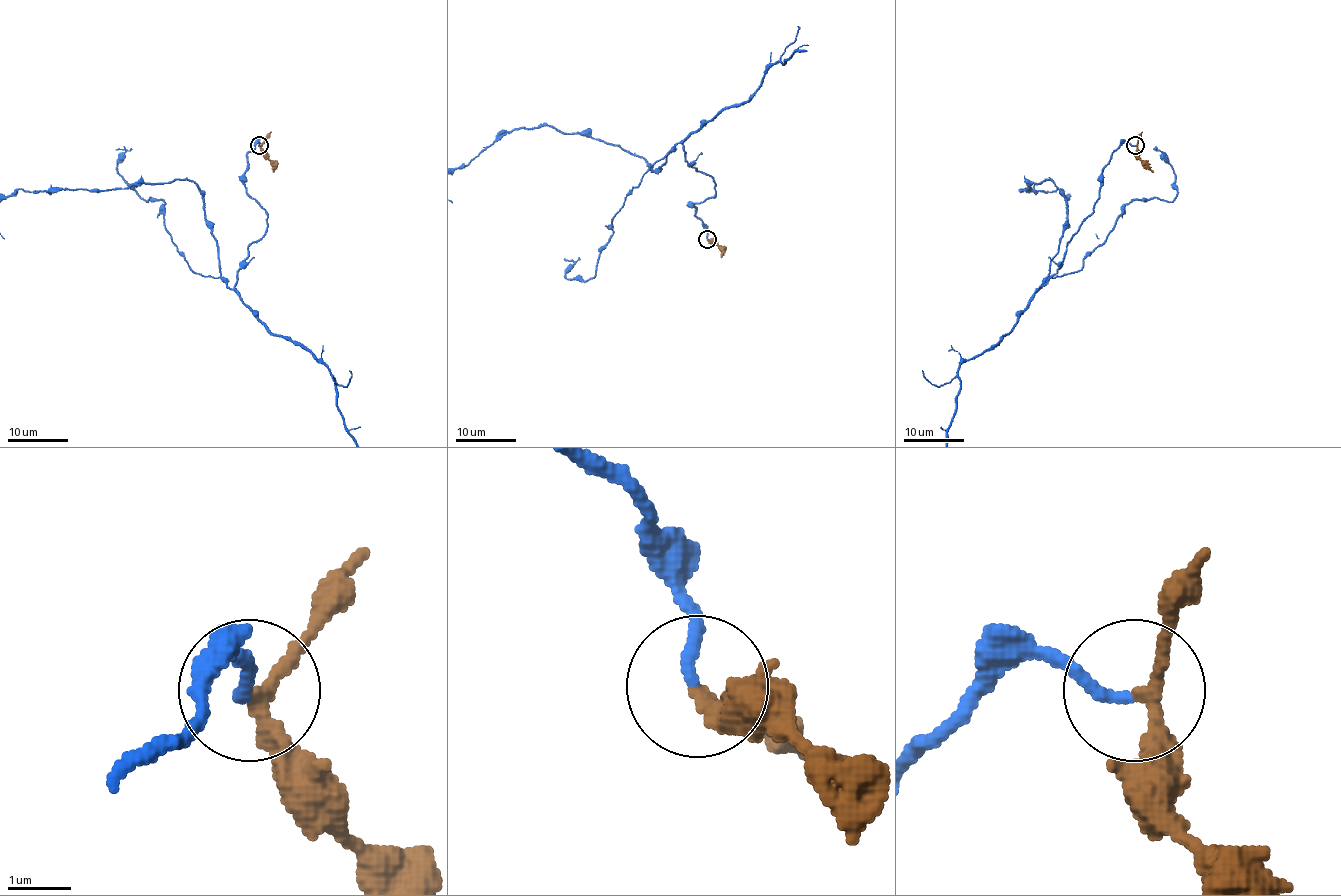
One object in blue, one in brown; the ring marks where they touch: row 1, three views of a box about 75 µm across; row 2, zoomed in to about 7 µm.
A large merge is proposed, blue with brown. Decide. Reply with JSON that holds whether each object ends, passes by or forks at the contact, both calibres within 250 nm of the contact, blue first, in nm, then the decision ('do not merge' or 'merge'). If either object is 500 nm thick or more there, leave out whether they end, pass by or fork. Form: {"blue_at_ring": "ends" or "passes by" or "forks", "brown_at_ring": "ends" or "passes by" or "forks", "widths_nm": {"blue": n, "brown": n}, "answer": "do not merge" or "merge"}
{"blue_at_ring": "ends", "brown_at_ring": "passes by", "widths_nm": {"blue": 180, "brown": 200}, "answer": "merge"}

